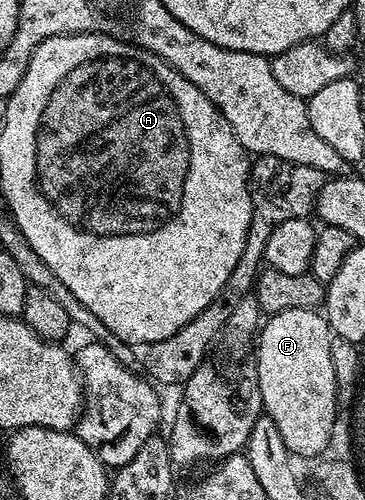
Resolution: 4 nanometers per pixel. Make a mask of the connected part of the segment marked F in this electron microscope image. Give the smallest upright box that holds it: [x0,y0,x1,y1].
[254,309,338,458]

